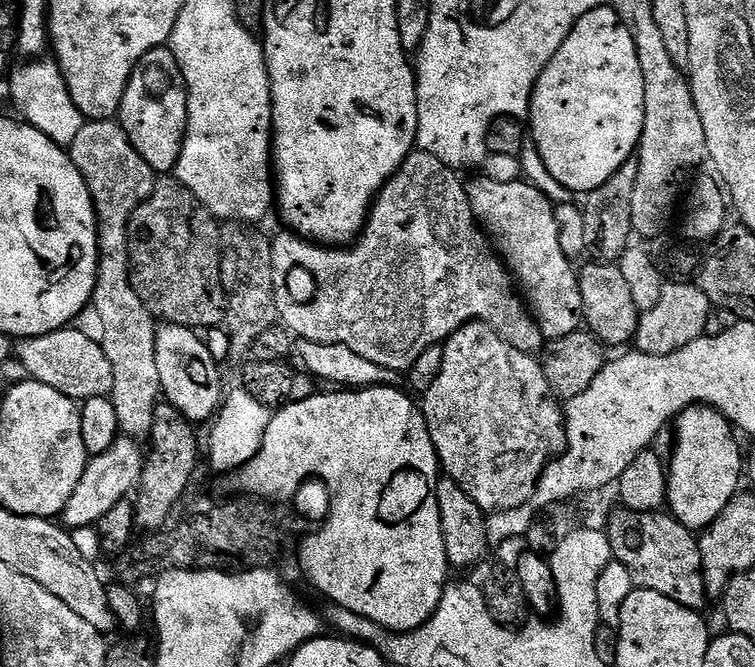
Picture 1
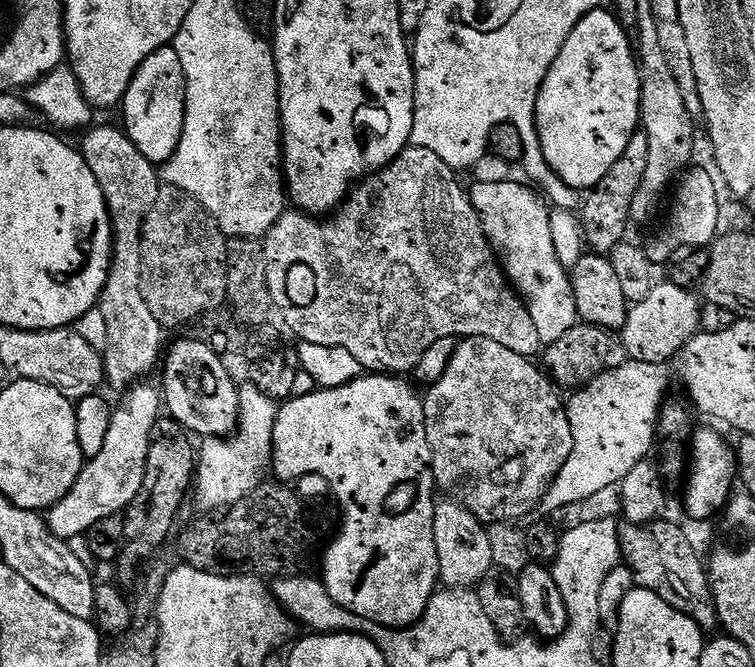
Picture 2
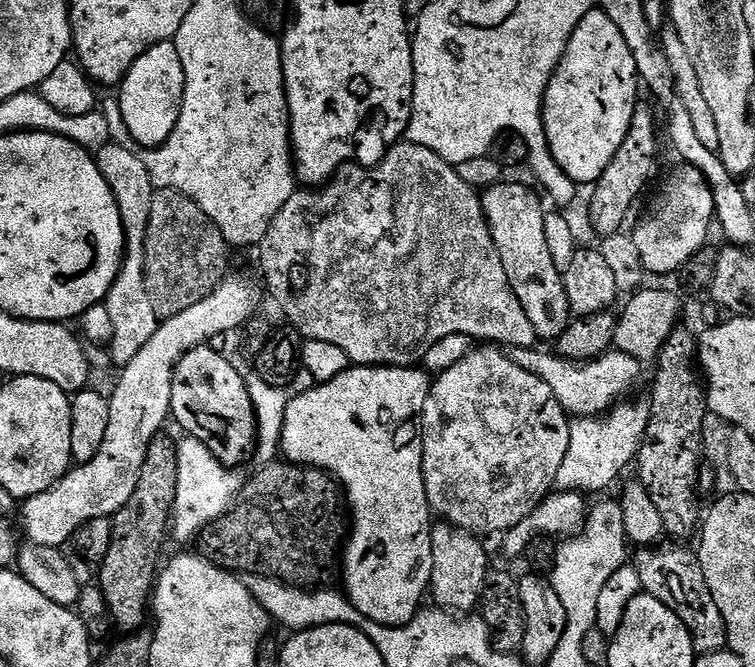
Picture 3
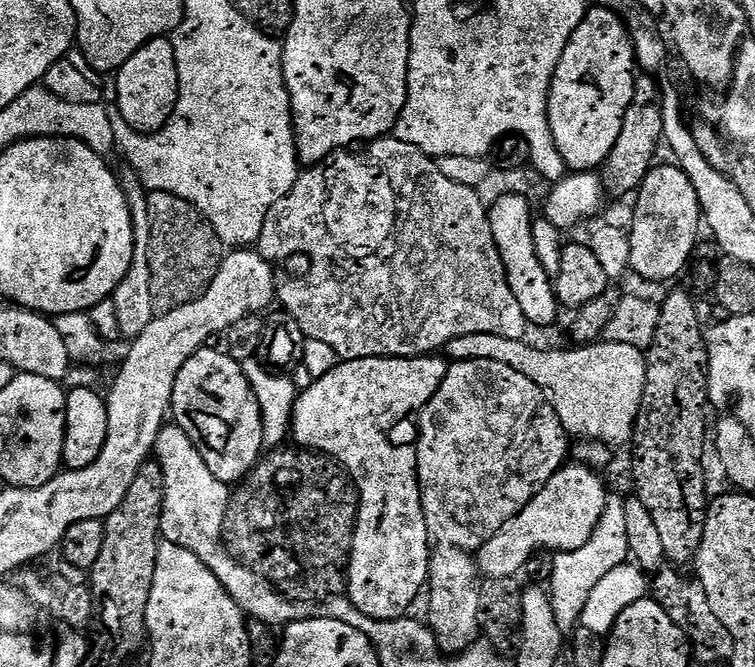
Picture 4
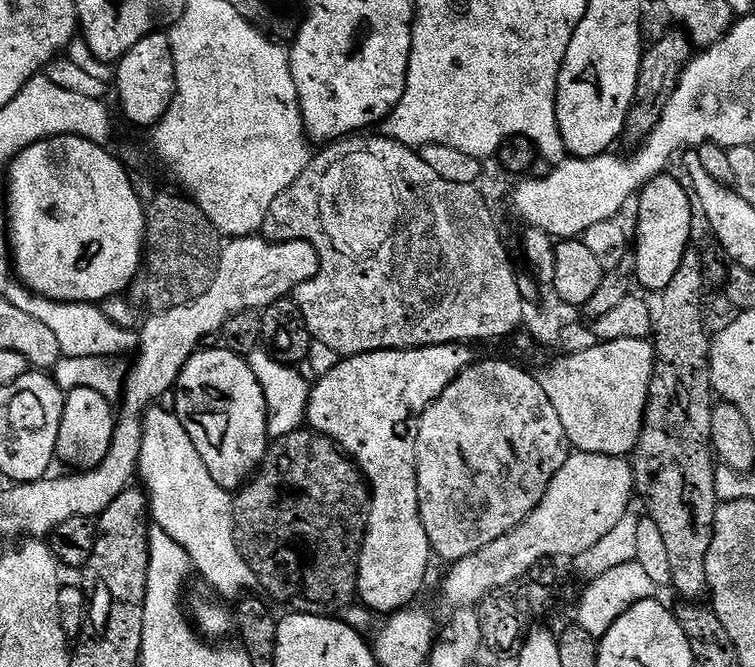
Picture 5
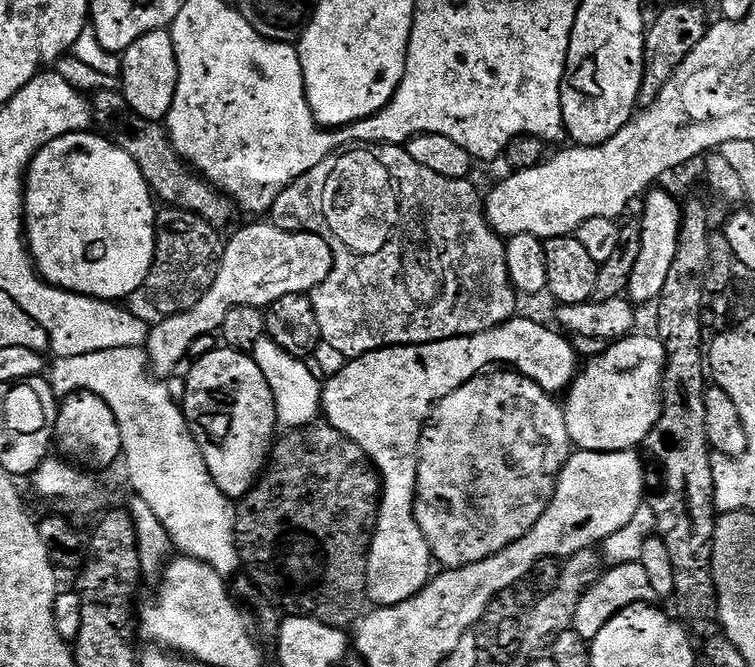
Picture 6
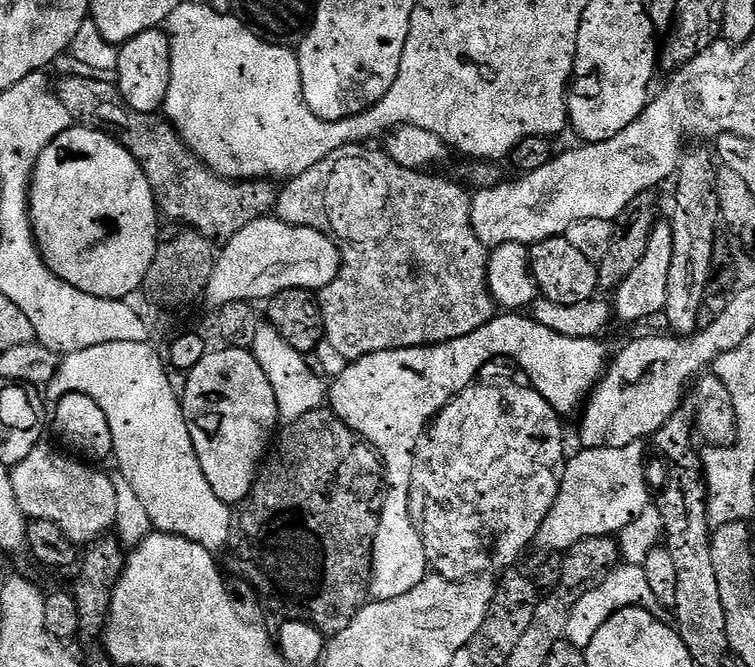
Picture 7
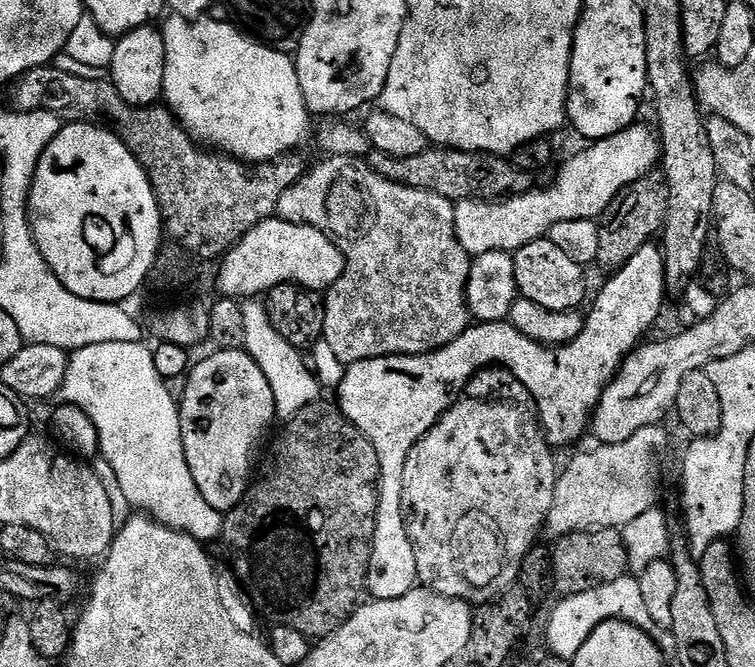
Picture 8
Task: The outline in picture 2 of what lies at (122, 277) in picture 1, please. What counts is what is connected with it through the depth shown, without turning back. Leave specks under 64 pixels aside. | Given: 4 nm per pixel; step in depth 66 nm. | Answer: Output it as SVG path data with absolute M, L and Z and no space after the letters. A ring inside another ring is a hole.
M89 127L83 133L84 144L81 143L79 149L86 158L86 166L90 166L94 178L98 178L98 186L102 186L102 198L106 198L112 223L112 268L98 301L98 311L104 319L104 375L109 385L112 383L116 388L128 390L143 377L140 376L143 372L151 370L156 359L156 363L161 359L165 347L165 329L158 318L150 314L146 298L142 298L144 263L140 249L142 226L158 198L162 176L157 165L151 164L142 150L130 142L127 132L119 127L96 127Z

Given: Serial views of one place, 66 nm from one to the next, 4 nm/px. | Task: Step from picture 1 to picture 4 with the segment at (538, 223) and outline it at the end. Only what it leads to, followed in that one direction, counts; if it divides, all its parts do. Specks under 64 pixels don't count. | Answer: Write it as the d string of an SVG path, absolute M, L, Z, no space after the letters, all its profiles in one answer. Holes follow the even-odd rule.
M500 196L491 201L490 226L494 230L494 240L498 242L498 250L506 266L506 276L518 304L522 306L522 314L526 314L529 325L548 328L562 313L562 305L556 297L556 285L553 277L549 276L538 250L534 248L534 219L532 208L524 196Z

